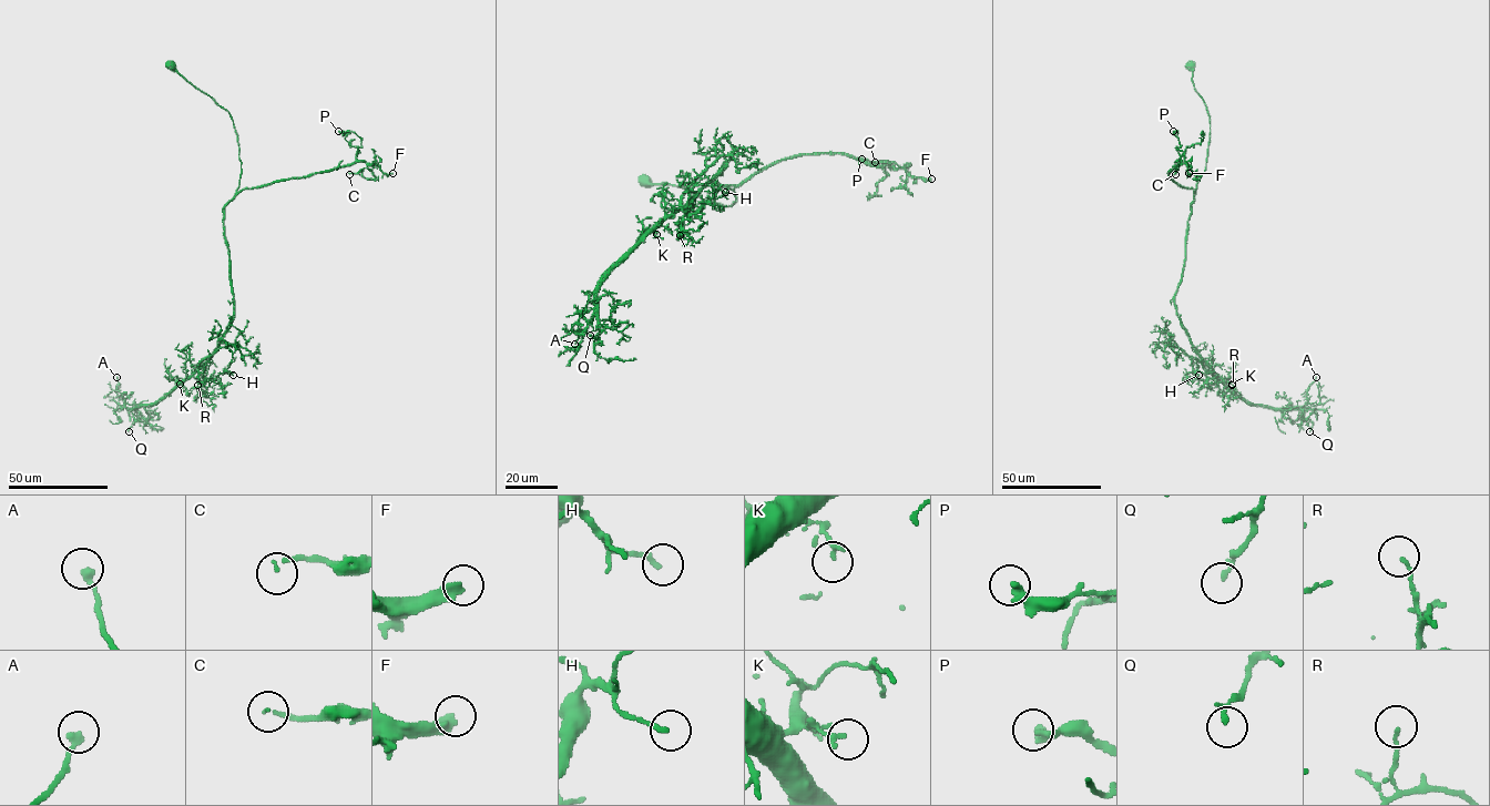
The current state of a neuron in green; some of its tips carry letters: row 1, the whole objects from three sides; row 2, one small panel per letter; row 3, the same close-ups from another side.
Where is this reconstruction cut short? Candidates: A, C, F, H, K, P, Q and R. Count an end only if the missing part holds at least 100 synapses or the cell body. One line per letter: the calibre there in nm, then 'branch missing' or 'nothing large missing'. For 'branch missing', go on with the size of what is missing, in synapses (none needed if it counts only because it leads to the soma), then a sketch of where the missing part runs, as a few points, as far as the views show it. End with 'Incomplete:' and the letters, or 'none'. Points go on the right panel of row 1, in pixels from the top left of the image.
A: calibre 320 nm; nothing large missing
C: calibre 90 nm; nothing large missing
F: calibre 400 nm; branch missing; 160 synapses; course (1189, 173), (1182, 179), (1173, 176), (1165, 182), (1171, 191)
H: calibre 180 nm; nothing large missing
K: calibre 160 nm; nothing large missing
P: calibre 280 nm; nothing large missing
Q: calibre 170 nm; nothing large missing
R: calibre 110 nm; nothing large missing
Incomplete: F

